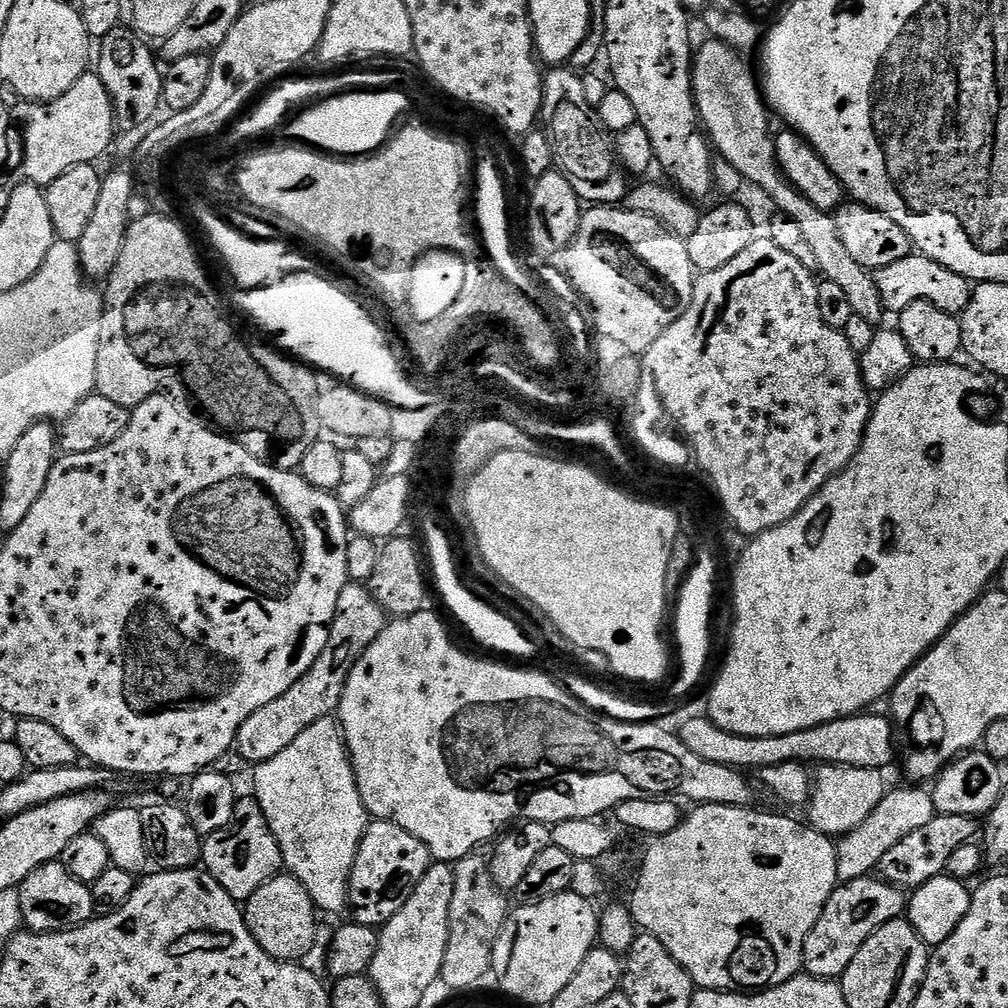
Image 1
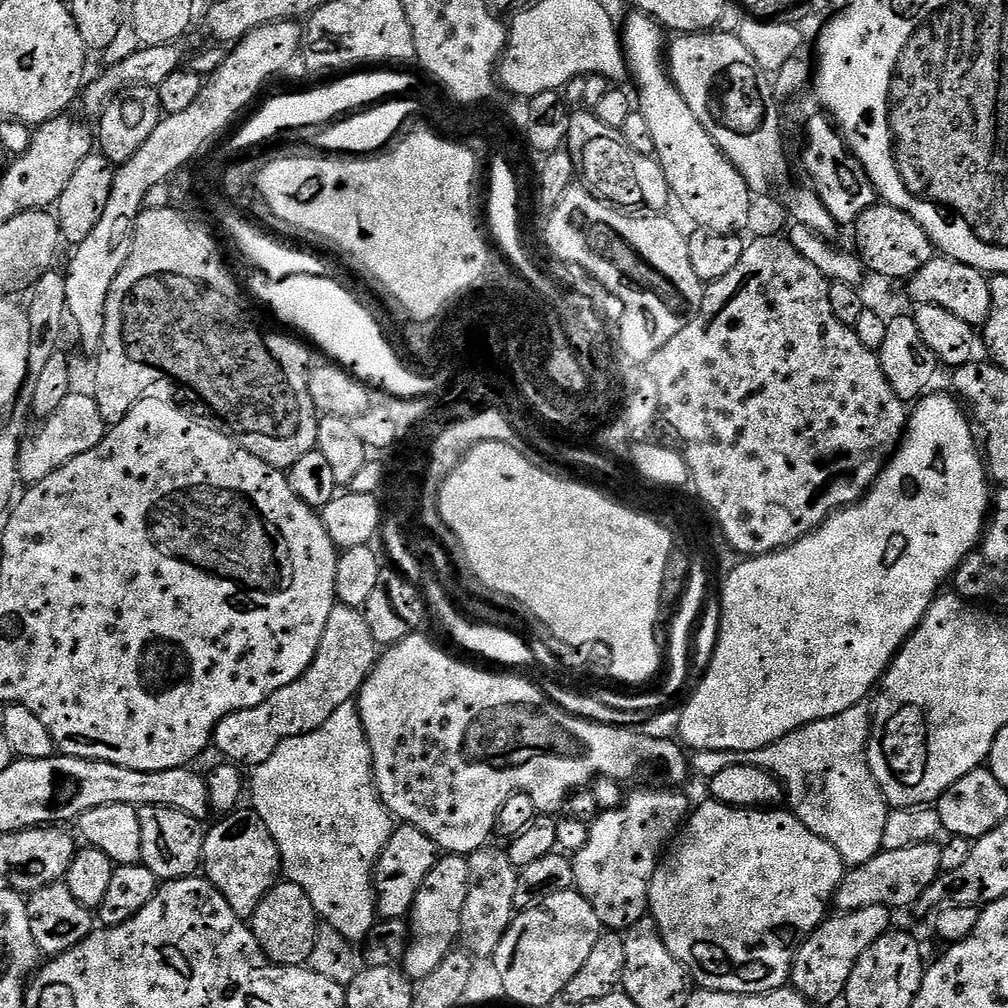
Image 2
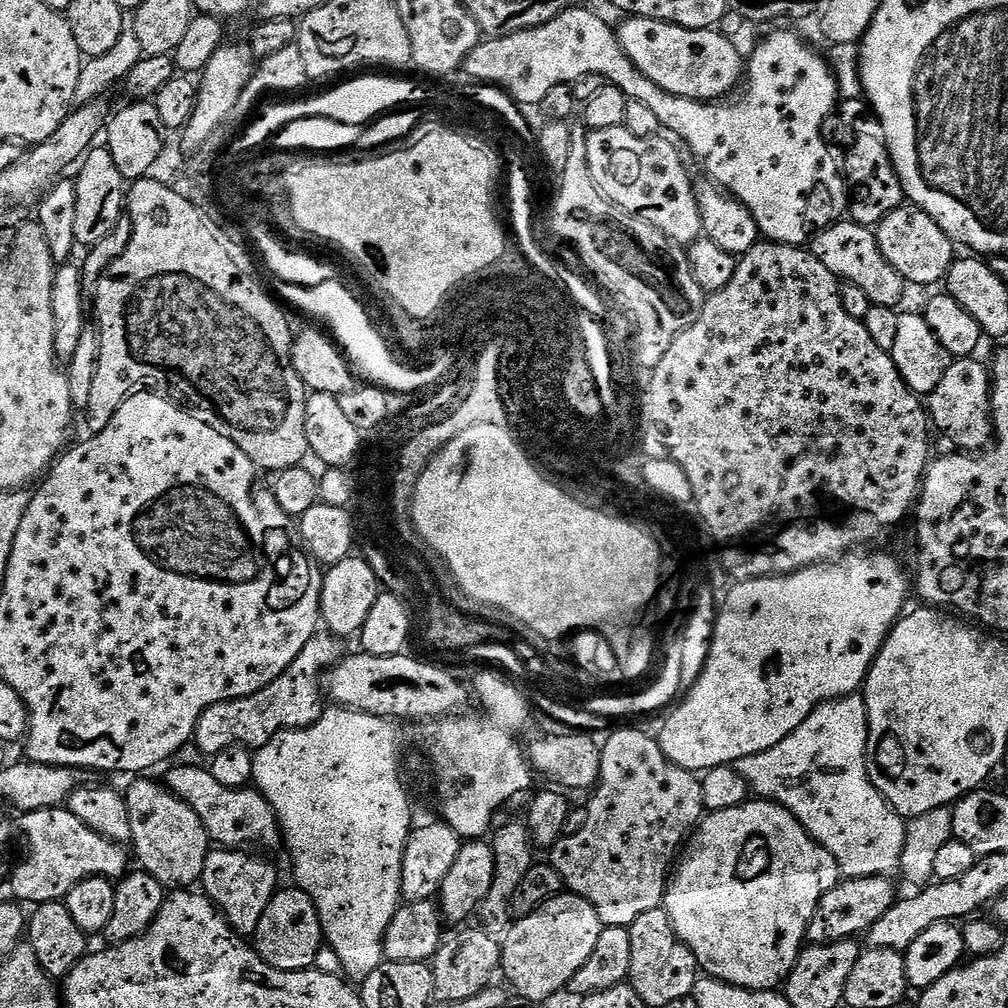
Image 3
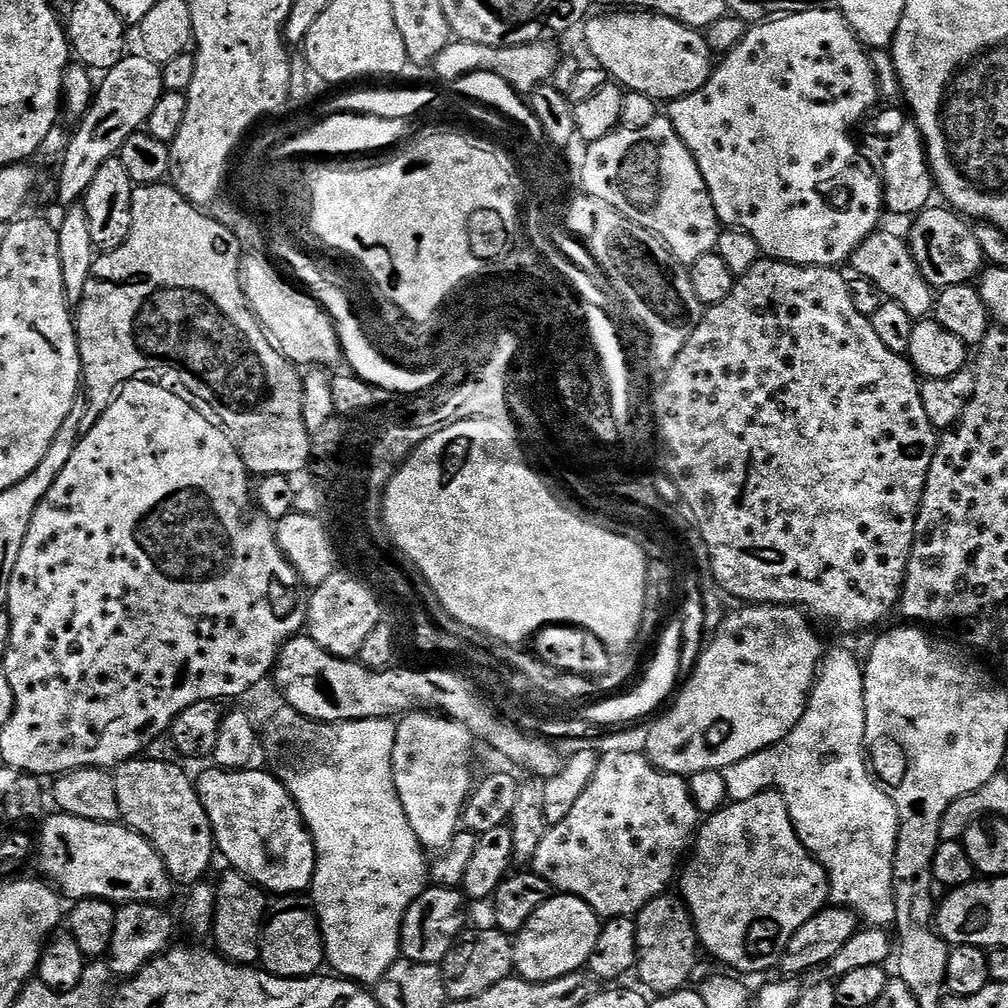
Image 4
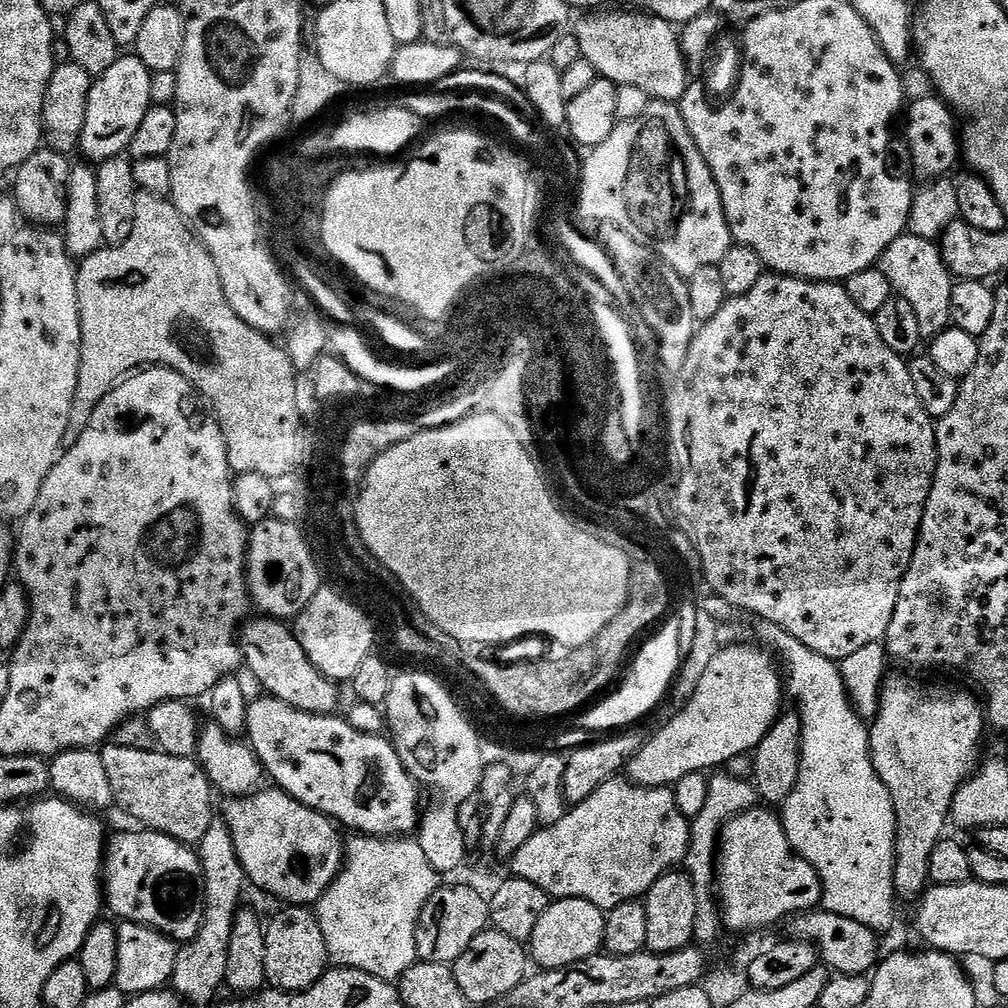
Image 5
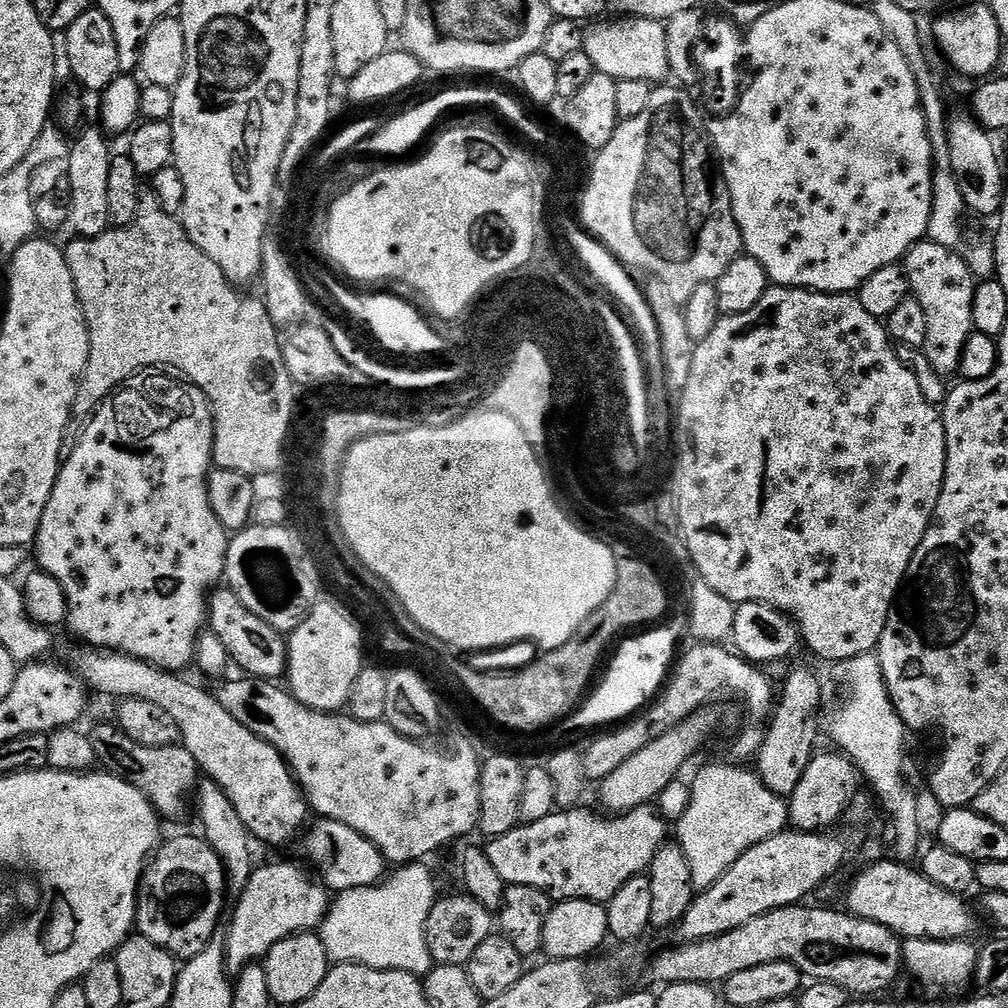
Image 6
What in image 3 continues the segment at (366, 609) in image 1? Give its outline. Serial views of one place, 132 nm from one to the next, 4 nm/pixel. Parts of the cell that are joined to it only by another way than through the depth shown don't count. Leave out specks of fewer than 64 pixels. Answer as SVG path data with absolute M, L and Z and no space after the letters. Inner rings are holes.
M317 630L302 646L302 654L286 666L286 670L270 686L237 700L218 702L210 706L198 718L194 741L207 758L222 754L230 746L240 744L243 748L255 750L266 746L270 738L279 732L308 728L317 724L326 707L326 693L322 687L322 677L329 668L340 663L346 655L345 641L327 630Z

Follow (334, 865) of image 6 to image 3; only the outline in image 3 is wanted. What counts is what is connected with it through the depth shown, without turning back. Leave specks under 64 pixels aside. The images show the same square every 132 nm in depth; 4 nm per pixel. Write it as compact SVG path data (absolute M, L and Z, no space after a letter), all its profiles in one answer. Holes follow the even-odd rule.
M180 764L169 770L166 787L182 802L189 804L198 818L202 818L202 826L206 826L208 839L213 845L237 850L244 850L249 846L257 849L281 847L280 819L274 814L270 802L266 802L266 798L255 787L222 786L222 782L216 781L207 767Z

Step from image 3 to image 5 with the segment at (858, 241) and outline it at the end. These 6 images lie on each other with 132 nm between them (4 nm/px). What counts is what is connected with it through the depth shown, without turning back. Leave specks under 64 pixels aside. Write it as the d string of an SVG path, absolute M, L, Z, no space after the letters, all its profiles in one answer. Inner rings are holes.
M905 234L894 238L890 246L881 254L878 266L886 278L890 278L890 286L895 295L906 298L910 306L914 306L914 314L918 314L918 326L925 338L942 334L952 324L950 314L950 298L954 277L946 266L939 247L926 238L918 238Z

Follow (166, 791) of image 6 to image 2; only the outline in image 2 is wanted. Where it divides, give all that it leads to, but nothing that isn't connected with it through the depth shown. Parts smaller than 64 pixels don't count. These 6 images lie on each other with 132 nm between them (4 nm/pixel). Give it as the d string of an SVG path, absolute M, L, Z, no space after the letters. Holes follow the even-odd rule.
M146 806L140 809L142 822L142 863L156 875L157 881L185 880L188 876L197 875L204 863L204 838L206 828L201 821L194 819L182 810L166 806Z

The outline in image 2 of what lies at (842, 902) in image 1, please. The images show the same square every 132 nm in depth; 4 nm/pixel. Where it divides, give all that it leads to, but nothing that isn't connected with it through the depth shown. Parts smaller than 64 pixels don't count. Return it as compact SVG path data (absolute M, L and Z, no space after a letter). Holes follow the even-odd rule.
M866 906L862 910L829 915L796 951L790 977L791 987L802 993L814 1006L839 1001L846 990L850 970L854 970L858 958L862 958L862 954L866 954L866 950L870 950L878 938L890 931L893 927L892 916L893 909L883 906Z

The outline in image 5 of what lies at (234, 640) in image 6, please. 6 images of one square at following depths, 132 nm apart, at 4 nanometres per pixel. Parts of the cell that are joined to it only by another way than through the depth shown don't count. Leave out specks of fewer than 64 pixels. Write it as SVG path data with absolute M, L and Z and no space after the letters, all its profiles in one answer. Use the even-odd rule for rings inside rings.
M275 618L249 619L238 633L240 655L243 667L264 687L263 691L276 700L286 702L286 706L294 706L294 710L302 710L310 714L327 716L335 713L340 704L341 685L337 681L326 678L306 658L306 650L302 650L302 642L298 642L295 631L287 623Z

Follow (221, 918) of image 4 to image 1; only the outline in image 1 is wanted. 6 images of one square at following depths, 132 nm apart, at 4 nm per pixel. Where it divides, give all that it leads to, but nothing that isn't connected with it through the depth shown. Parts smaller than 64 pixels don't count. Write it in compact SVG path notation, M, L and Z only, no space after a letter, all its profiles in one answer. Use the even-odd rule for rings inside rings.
M237 799L234 818L230 818L222 830L214 830L214 834L203 837L202 864L216 879L218 886L222 886L222 890L226 890L226 894L230 894L230 898L237 902L246 902L254 890L258 890L258 886L266 886L266 882L281 875L284 868L282 850L256 799Z

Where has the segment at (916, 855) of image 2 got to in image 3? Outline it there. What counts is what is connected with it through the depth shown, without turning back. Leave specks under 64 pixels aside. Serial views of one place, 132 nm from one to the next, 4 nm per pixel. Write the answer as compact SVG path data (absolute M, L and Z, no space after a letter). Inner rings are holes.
M886 876L870 878L844 878L840 883L822 894L822 902L818 902L818 910L814 910L814 918L810 918L810 926L806 937L808 944L833 944L843 940L863 937L894 906L898 899L893 881Z

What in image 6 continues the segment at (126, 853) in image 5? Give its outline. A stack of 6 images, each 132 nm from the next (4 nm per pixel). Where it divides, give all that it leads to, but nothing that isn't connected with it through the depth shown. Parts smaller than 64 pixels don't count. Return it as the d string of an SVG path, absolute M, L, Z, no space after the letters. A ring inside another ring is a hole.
M196 834L196 836L176 836L173 840L165 839L163 843L157 847L156 851L152 853L145 869L144 876L140 880L140 897L136 900L136 926L135 931L139 935L145 936L150 942L154 942L154 946L162 946L165 950L179 958L181 961L194 958L194 954L202 954L202 950L210 943L213 936L217 935L220 924L220 915L224 912L224 896L228 892L228 877L224 874L224 864L218 858L218 854L214 854L212 847L206 843L203 835Z

